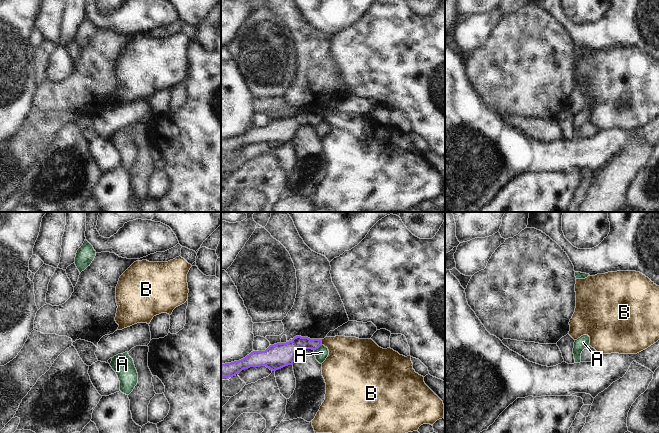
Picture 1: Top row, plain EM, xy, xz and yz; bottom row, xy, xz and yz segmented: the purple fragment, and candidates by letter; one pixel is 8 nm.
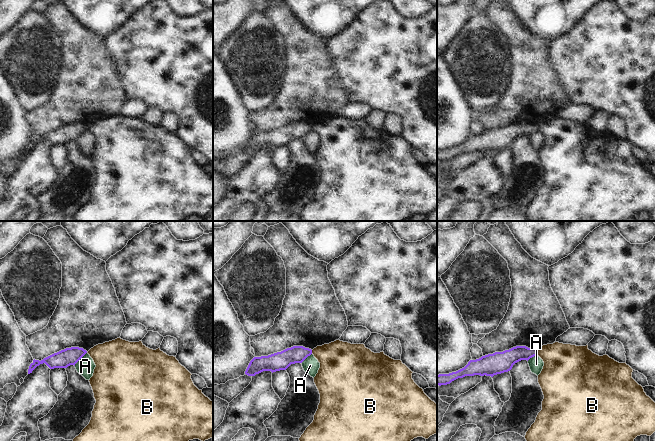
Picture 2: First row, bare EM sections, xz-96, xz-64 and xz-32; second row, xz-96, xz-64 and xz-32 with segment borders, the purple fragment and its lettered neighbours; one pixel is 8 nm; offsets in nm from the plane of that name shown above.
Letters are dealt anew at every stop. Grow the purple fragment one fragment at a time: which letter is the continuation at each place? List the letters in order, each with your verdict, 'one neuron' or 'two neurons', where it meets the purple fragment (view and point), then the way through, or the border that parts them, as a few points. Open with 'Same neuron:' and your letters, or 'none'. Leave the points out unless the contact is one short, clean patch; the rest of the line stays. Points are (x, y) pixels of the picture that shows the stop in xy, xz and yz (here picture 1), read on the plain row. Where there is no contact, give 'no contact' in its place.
Same neuron: none
A: two neurons; meets purple in xz at (318, 123); border along xz (322, 121), (314, 126)
B: two neurons; meets purple in xz at (321, 118); border along xz (321, 115), (322, 120)

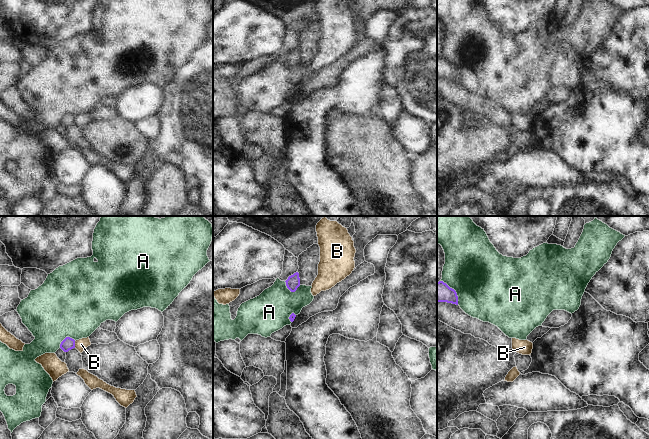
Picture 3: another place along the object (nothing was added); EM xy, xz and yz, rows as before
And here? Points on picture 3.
Same neuron: none
A: two neurons; meets purple in xz at (291, 67)
B: two neurons; meets purple in xy at (74, 120); border along xy (74, 117), (75, 123)

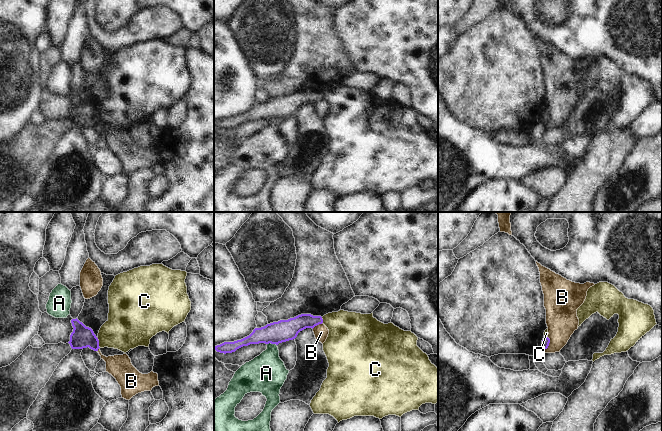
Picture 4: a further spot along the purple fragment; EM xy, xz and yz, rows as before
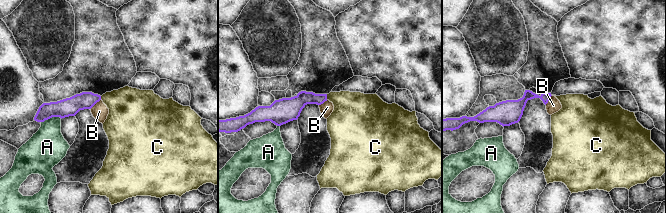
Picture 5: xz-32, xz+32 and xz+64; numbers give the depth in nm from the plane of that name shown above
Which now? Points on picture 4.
Same neuron: none
A: two neurons; meets purple in xz at (272, 119); border along xz (267, 119), (274, 119), (276, 121)
B: two neurons; meets purple in yz at (548, 120); border along yz (548, 113), (549, 120), (543, 127)
C: two neurons; meets purple in xy at (98, 119); border along xy (97, 114), (100, 123)

